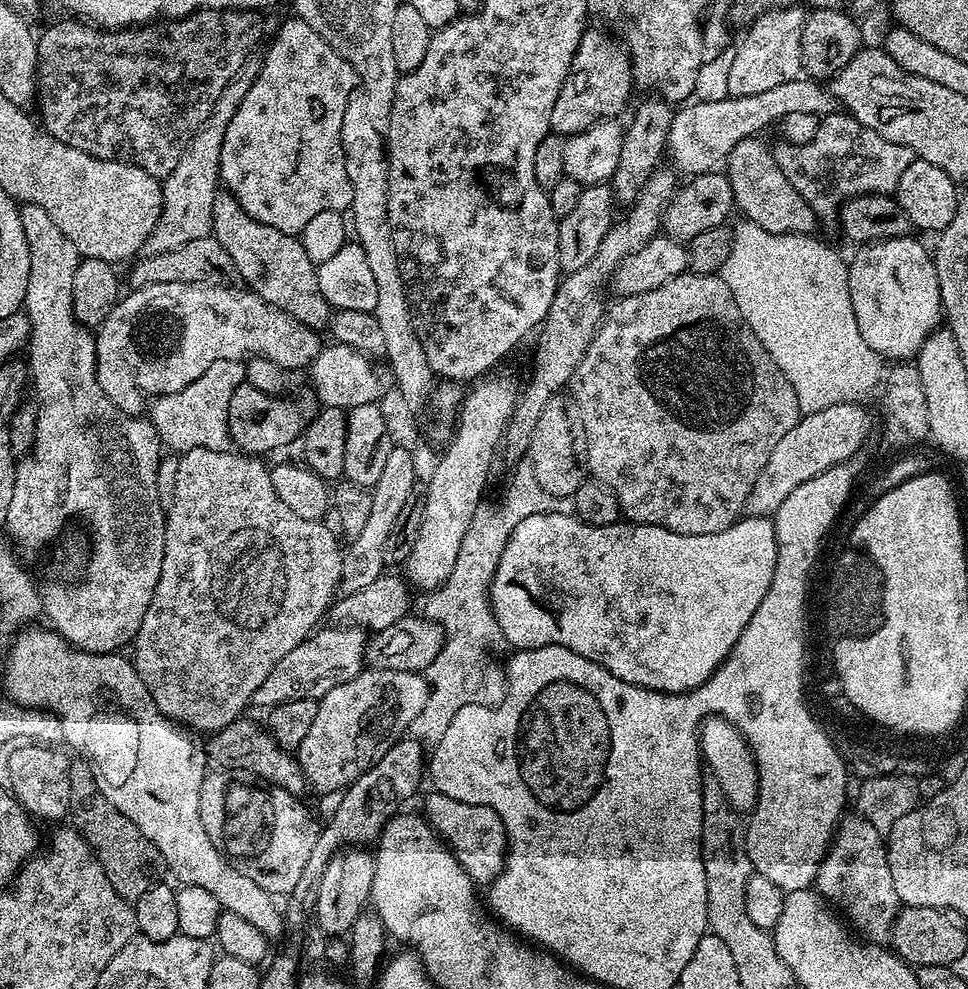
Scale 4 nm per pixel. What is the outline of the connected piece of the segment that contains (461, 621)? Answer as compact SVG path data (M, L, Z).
M466 530L461 549L455 558L450 578L442 592L427 595L423 615L444 631L444 644L434 662L426 669L429 683L427 702L408 725L409 733L426 744L435 744L446 734L458 710L468 705L495 708L507 692L507 675L489 660L488 650L501 643L502 632L492 612L490 589L494 570L501 560L503 543L482 542L477 534Z

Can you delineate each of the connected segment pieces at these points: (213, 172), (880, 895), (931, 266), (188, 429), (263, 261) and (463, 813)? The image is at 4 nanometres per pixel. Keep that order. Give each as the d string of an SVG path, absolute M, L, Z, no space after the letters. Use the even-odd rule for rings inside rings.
M197 136L182 154L178 166L168 177L171 188L165 191L164 208L150 238L144 243L145 255L170 253L188 242L211 235L213 226L212 208L220 186L220 148L205 136Z
M848 814L841 819L832 837L832 842L828 845L827 852L824 853L824 860L820 863L820 869L814 881L814 888L833 909L839 910L842 916L842 911L844 911L845 917L843 916L843 919L867 943L884 946L891 941L892 927L896 921L896 914L900 911L902 905L898 894L894 890L894 878L890 878L885 837L877 828L870 826L870 822L866 822L863 816L859 814L851 816L851 814Z
M899 236L857 247L856 257L848 264L848 289L858 330L877 356L889 356L892 362L911 361L942 320L933 253L912 239Z
M219 360L190 386L174 394L157 396L151 401L152 428L160 440L176 454L183 454L195 448L207 448L219 440L219 432L228 421L230 398L238 386L245 383L245 365L239 360Z
M276 229L274 242L268 242L268 234L250 234L250 236L244 234L244 238L240 236L240 240L221 240L219 245L226 250L231 261L234 262L237 277L242 282L244 280L249 285L247 287L266 301L269 307L279 309L310 329L322 330L329 325L332 307L319 290L317 265L308 256L299 237Z
M435 790L429 793L424 800L422 812L433 831L456 853L456 860L472 881L480 886L491 885L497 874L504 871L504 858L508 851L508 835L504 832L500 815L490 810L490 806L458 802L458 798L450 798Z

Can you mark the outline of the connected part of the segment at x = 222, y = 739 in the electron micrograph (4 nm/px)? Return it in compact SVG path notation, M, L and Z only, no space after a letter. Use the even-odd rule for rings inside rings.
M241 718L221 728L220 731L211 733L209 740L212 741L206 744L207 763L233 774L247 774L257 781L271 784L273 788L300 794L300 791L306 788L300 763L291 751L280 746L261 725L260 728L256 724L251 724L248 718ZM244 772L249 772L249 774Z

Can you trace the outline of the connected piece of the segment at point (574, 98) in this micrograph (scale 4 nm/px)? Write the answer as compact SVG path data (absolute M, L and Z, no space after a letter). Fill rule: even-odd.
M587 29L580 39L579 50L576 51L574 67L568 73L568 84L558 94L558 102L554 102L554 110L550 121L551 127L561 137L575 136L577 132L585 132L593 128L609 115L613 108L620 112L628 104L628 95L634 92L632 63L629 53L622 49L608 36L598 30Z

